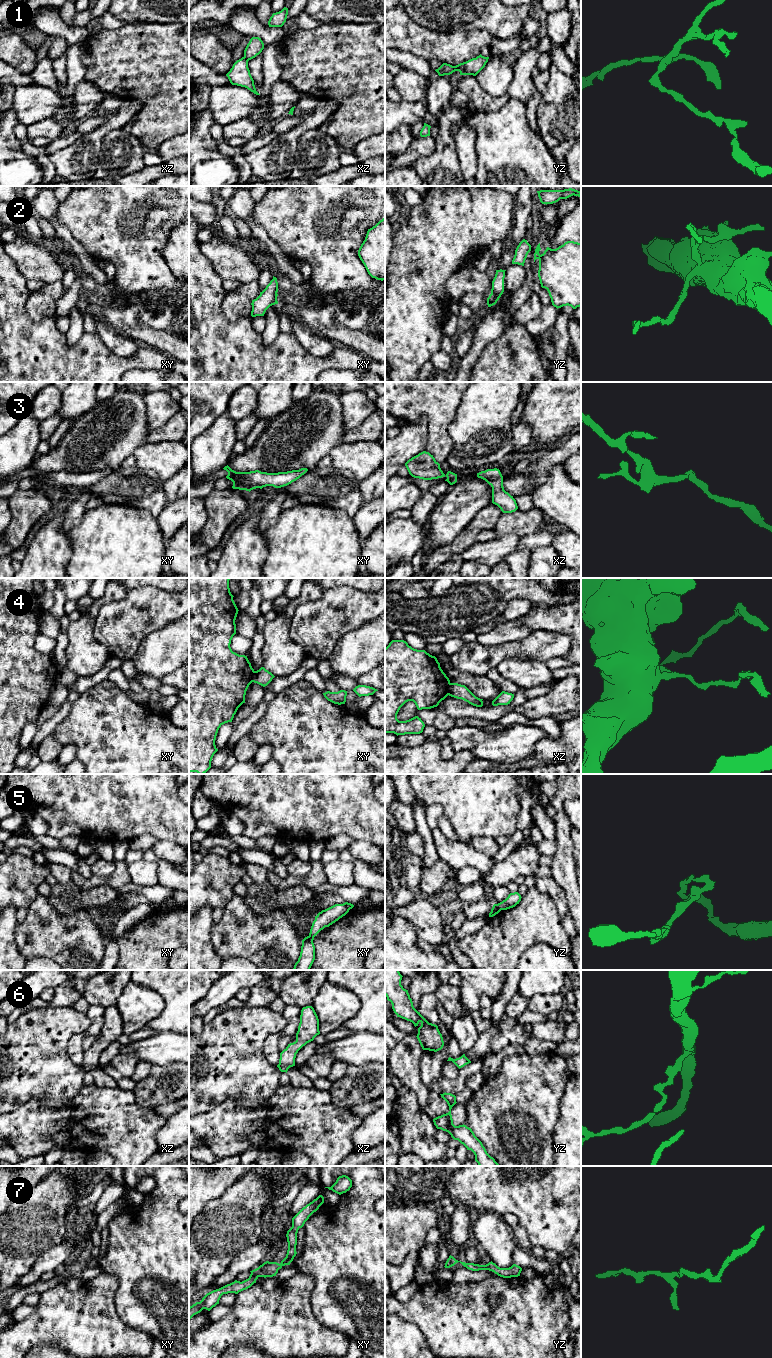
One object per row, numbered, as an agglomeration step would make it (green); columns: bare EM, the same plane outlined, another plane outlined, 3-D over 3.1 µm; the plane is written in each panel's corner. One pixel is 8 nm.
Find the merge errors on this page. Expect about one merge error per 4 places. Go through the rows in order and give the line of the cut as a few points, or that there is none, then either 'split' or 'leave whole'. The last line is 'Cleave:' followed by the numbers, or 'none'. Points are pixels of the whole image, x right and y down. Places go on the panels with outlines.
1: cut xz (243, 57), (248, 60); split
2: cut none; leave whole
3: cut none; leave whole
4: cut xz (450, 683), (448, 694); split
5: cut yz (496, 904), (501, 909); split
6: cut none; leave whole
7: cut none; leave whole
Cleave: 1, 4, 5

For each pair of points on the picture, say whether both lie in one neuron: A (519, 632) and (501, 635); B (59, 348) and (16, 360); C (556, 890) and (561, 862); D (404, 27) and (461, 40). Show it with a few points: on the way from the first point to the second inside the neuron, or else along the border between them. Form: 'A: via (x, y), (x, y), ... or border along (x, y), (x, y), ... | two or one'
A: via (515, 632), (505, 632) | one
B: via (48, 355), (36, 355), (31, 360), (27, 360) | one
C: border along (551, 876), (564, 892), (567, 905) | two
D: via (418, 40), (447, 40) | one

